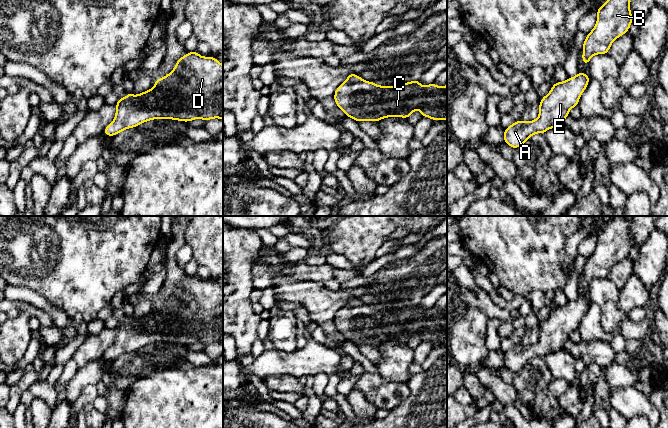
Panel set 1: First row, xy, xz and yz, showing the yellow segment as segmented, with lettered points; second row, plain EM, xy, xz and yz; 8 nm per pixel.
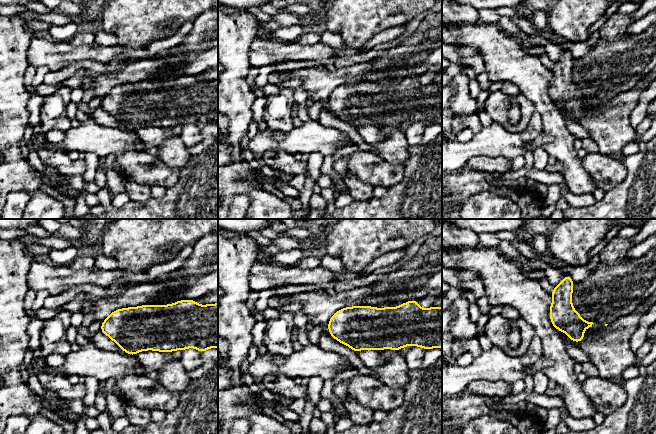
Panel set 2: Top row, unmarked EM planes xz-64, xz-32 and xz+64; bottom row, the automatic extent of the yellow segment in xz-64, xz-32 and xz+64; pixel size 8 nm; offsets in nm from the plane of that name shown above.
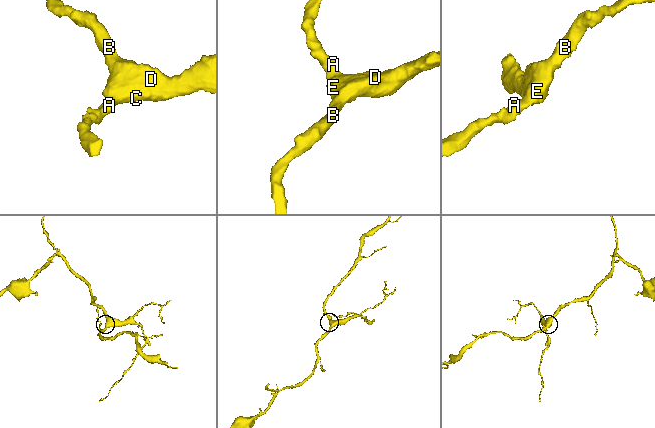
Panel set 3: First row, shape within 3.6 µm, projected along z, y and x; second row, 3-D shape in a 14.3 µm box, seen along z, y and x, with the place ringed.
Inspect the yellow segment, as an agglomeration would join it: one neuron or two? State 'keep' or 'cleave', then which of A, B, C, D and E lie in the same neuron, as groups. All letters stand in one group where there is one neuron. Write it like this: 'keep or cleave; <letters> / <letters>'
keep; A B C D E

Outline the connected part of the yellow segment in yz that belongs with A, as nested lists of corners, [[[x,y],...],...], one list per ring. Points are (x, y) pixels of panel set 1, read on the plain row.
[[[578,296],[575,301],[569,302],[564,306],[555,306],[550,316],[542,321],[539,327],[539,341],[532,345],[515,345],[511,350],[504,353],[504,367],[513,373],[519,372],[532,359],[537,357],[544,358],[550,352],[557,352],[564,348],[565,342],[569,339],[571,332],[577,331],[581,318],[587,312],[590,301],[586,297]]]

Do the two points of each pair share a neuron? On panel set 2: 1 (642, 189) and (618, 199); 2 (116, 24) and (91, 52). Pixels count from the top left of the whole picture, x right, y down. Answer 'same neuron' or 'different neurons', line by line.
1: same neuron
2: different neurons

